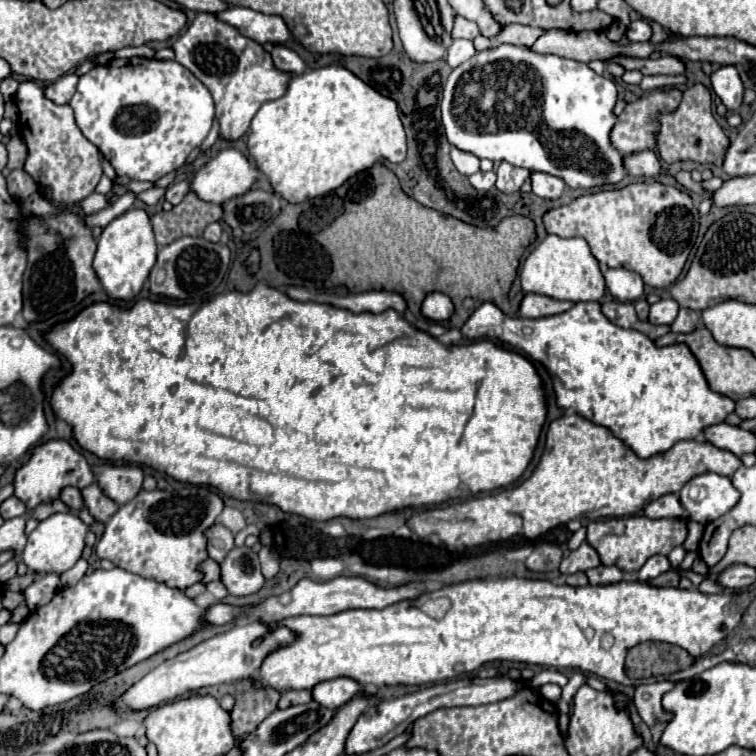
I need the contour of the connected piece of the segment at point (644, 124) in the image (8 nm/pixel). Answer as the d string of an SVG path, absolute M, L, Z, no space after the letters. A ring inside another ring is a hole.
M679 90L669 92L651 92L643 100L631 102L617 116L615 126L611 128L611 146L621 154L639 152L645 148L655 148L657 122L653 120L655 112L675 110L681 100Z

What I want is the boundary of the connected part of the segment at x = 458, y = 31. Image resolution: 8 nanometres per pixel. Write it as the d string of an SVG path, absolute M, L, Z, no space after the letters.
M461 16L455 18L455 26L453 26L453 38L467 38L467 40L475 40L479 36L479 28L475 22L465 20Z

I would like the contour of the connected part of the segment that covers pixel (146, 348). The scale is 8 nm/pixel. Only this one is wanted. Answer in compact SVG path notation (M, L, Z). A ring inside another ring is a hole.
M259 282L251 292L227 292L227 294L217 294L213 300L205 302L189 320L189 304L169 304L169 302L155 302L155 300L147 300L147 298L141 298L137 300L135 304L131 304L129 308L121 308L117 304L111 304L111 302L93 302L91 306L83 308L75 318L71 320L65 320L65 322L57 322L51 330L43 332L43 338L47 344L51 344L69 364L71 364L71 370L55 384L53 388L53 394L51 394L51 408L55 412L57 418L65 420L71 428L73 428L73 438L77 440L77 444L89 452L93 452L95 456L103 458L103 460L115 460L115 462L129 462L129 464L143 464L143 466L149 466L157 472L163 472L179 482L191 482L191 484L197 484L197 486L213 486L217 488L219 492L223 492L225 496L229 498L237 498L237 500L245 500L245 502L263 502L263 504L273 504L273 506L279 506L283 512L291 512L291 514L297 514L297 516L305 516L309 520L333 520L333 518L339 518L339 516L345 516L345 518L351 518L351 520L363 520L363 518L375 518L375 516L381 516L385 512L399 512L399 510L405 510L405 508L421 508L421 506L437 506L437 504L443 504L447 500L455 500L455 498L469 498L469 496L477 496L481 492L491 492L491 490L497 490L497 488L505 488L513 482L517 482L523 472L527 470L529 462L533 460L533 454L535 454L535 448L537 448L537 442L539 442L539 436L541 436L541 430L543 430L543 424L545 424L545 416L547 416L547 400L545 400L545 384L535 368L535 364L521 356L519 352L513 352L513 350L505 350L497 344L493 344L491 340L475 340L473 344L459 344L459 346L445 346L445 344L439 344L431 334L423 332L423 330L417 330L411 322L407 322L397 310L389 308L381 314L373 314L373 312L361 312L361 314L355 314L351 310L345 310L345 308L337 308L337 306L331 306L331 304L319 304L319 302L299 302L299 300L293 300L287 296L287 292L283 290L277 290L273 286L267 286L265 282Z

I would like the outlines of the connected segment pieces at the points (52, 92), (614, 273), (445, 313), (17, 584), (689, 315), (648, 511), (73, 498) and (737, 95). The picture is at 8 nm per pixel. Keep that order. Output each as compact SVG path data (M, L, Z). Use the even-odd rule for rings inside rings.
M67 72L65 76L61 76L59 80L55 80L53 84L47 84L43 86L43 94L55 102L55 104L69 104L71 102L71 96L75 92L75 86L77 86L77 80L79 76L75 72Z
M605 268L603 270L605 282L607 282L607 290L611 292L611 296L615 300L621 302L635 302L643 296L643 280L639 274L629 272L625 268Z
M433 292L425 298L423 302L423 308L421 308L423 316L433 320L433 322L441 322L441 320L447 320L451 314L453 314L453 304L451 304L451 298L441 294L441 292Z
M27 572L25 576L15 576L15 578L11 578L9 582L5 582L3 584L3 588L5 590L13 590L13 592L19 592L19 590L25 590L31 582L35 580L35 574L31 574L31 572Z
M679 308L679 316L671 324L671 330L673 332L691 332L691 330L699 328L699 324L701 324L701 314L697 314L689 308Z
M665 494L657 500L653 500L645 508L645 516L659 520L659 518L675 518L675 516L685 516L685 508L679 502L677 494Z
M65 488L65 490L61 492L61 500L63 500L71 510L75 510L77 514L85 508L85 500L83 500L79 488Z
M727 64L727 66L721 66L715 72L711 72L711 86L713 86L713 92L727 106L727 110L737 110L741 106L743 82L739 78L737 66Z

